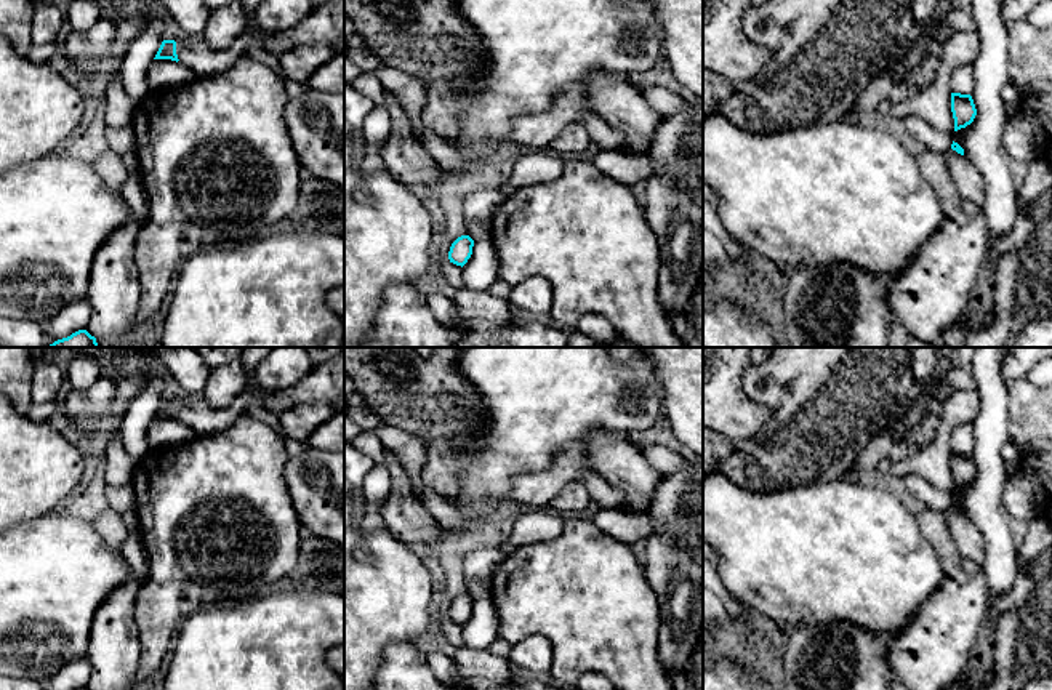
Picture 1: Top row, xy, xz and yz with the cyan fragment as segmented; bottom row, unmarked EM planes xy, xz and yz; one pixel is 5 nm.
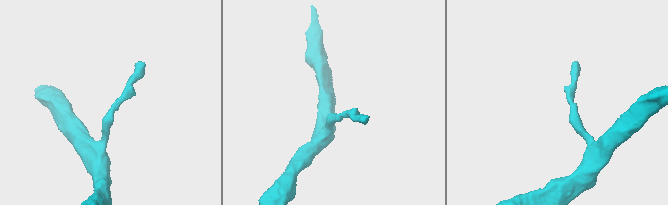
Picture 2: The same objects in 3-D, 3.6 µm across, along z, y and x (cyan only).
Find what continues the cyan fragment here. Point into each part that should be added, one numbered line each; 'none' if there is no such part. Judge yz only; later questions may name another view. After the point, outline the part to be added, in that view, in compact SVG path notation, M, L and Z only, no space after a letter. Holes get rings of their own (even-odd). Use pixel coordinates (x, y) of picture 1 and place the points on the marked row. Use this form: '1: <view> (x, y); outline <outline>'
none

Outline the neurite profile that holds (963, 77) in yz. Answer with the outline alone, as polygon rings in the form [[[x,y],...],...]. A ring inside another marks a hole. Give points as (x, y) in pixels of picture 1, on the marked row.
[[[959,66],[951,75],[951,93],[972,94],[974,91],[974,66]]]

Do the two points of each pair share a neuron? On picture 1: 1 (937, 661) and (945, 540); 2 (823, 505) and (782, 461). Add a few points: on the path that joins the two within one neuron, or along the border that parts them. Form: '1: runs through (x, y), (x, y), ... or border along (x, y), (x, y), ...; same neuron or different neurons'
1: runs through (943, 631), (956, 610), (956, 570); same neuron
2: border along (841, 477), (831, 482), (798, 484), (767, 493); different neurons

